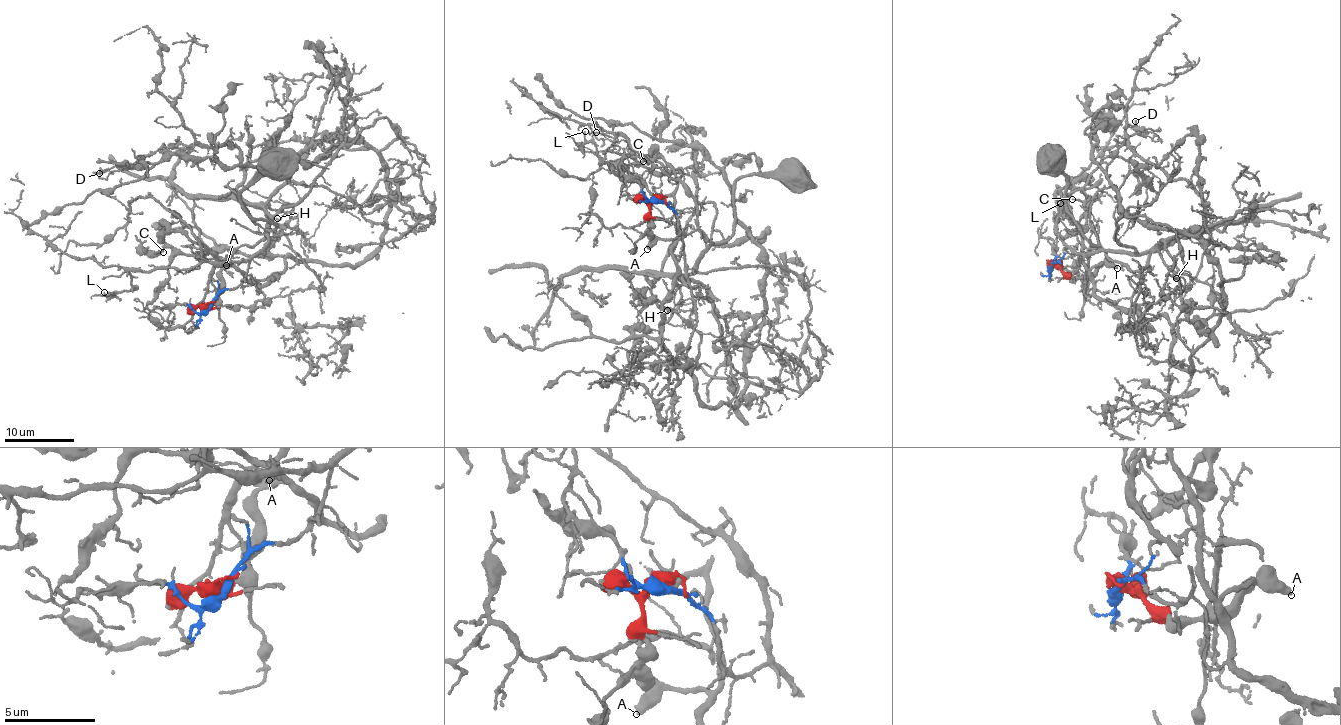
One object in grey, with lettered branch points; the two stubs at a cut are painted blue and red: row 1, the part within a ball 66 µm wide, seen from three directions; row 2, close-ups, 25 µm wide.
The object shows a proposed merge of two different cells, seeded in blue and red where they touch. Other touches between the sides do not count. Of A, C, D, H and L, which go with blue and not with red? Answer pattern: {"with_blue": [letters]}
{"with_blue": ["D", "H", "L"]}

